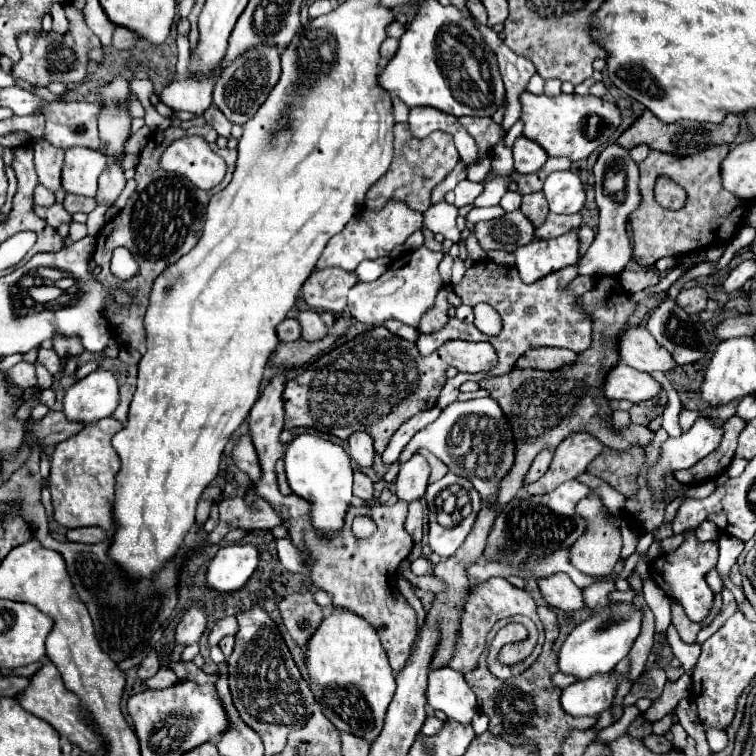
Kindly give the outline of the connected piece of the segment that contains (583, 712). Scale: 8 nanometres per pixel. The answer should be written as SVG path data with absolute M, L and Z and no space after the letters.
M590 677L582 683L572 683L560 695L562 709L574 717L596 717L612 705L616 681L608 677Z

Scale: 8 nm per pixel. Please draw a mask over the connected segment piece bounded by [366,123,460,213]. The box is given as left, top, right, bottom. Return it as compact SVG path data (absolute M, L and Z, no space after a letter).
M406 123L394 125L394 159L390 169L378 179L376 185L366 193L366 207L370 209L382 209L384 203L392 197L406 201L416 211L426 211L430 207L430 193L432 189L456 167L460 161L460 155L456 151L454 139L450 133L434 131L432 135L424 139L416 139L410 135L410 129Z

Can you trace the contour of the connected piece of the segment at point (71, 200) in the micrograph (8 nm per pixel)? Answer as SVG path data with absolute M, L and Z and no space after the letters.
M66 193L66 197L64 197L64 209L66 209L68 213L78 213L78 211L90 213L94 207L96 207L96 201L90 199L90 197L72 195L72 193Z

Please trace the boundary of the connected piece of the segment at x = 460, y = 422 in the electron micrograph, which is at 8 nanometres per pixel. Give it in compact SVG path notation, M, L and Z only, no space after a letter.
M472 399L472 401L454 401L442 409L440 417L416 433L399 456L400 464L407 462L418 449L428 449L434 453L452 473L468 477L482 499L488 499L496 493L496 485L504 473L512 467L514 445L512 431L500 405L492 399Z

